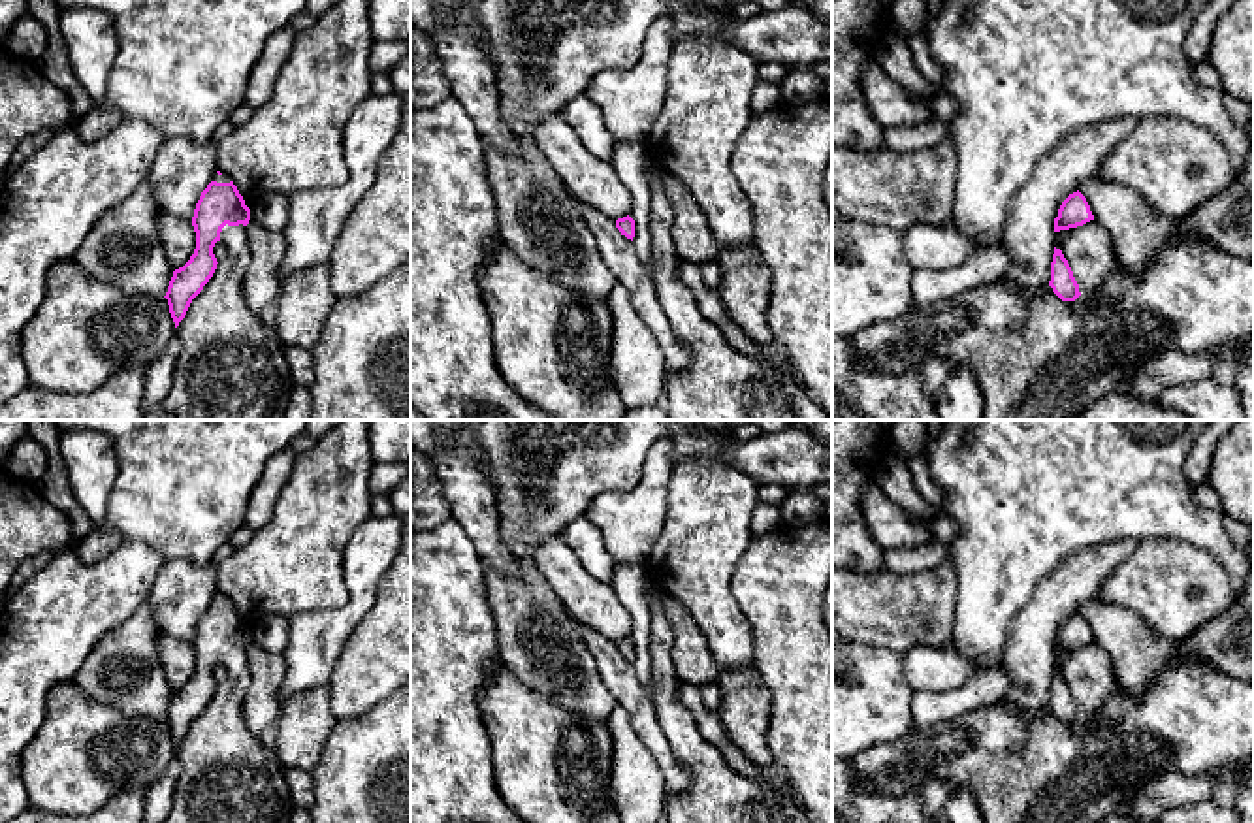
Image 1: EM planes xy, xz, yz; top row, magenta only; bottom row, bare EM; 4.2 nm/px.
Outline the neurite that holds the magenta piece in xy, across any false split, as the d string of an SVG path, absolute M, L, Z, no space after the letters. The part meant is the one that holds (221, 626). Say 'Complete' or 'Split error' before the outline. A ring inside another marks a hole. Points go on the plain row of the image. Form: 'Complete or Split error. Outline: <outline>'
Split error. Outline: M217 593L194 631L194 676L173 693L164 718L175 744L173 763L177 767L173 808L164 823L288 823L296 808L286 767L269 738L254 736L243 718L243 699L252 680L247 659L249 642L250 631L237 608ZM220 661L228 669L222 684L213 676Z

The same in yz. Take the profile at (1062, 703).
Split error. Outline: M1056 669L1049 708L1039 716L1007 702L981 706L870 746L853 757L853 767L855 785L881 795L923 789L932 776L949 780L975 795L985 823L1098 823L1117 814L1147 782L1173 770L1169 750L1158 738L1130 727L1090 725Z

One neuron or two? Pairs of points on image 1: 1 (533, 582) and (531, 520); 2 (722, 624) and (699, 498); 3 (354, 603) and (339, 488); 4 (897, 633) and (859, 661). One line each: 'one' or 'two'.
1: one
2: one
3: two
4: two

